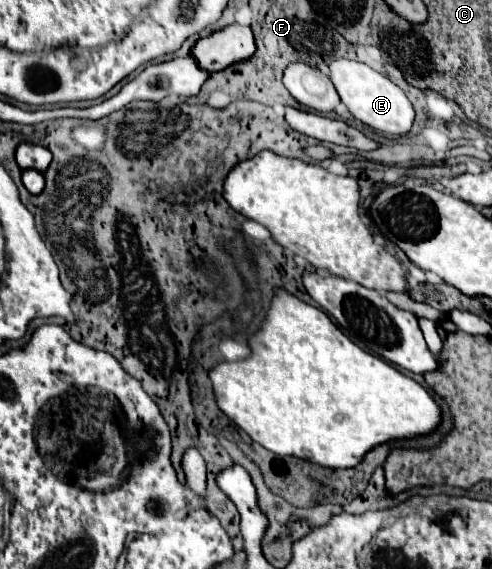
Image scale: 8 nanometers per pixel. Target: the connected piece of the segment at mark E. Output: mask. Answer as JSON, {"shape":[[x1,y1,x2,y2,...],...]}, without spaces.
{"shape":[[337,59,329,65,329,69,331,69,329,77,331,77,341,101,345,103,345,107,357,121,369,125,371,129,375,129,379,133,389,133,389,135,409,133,413,119,415,119,415,111,413,111,407,95,393,81,389,81,385,75,377,73,369,65,351,61,351,59]]}

